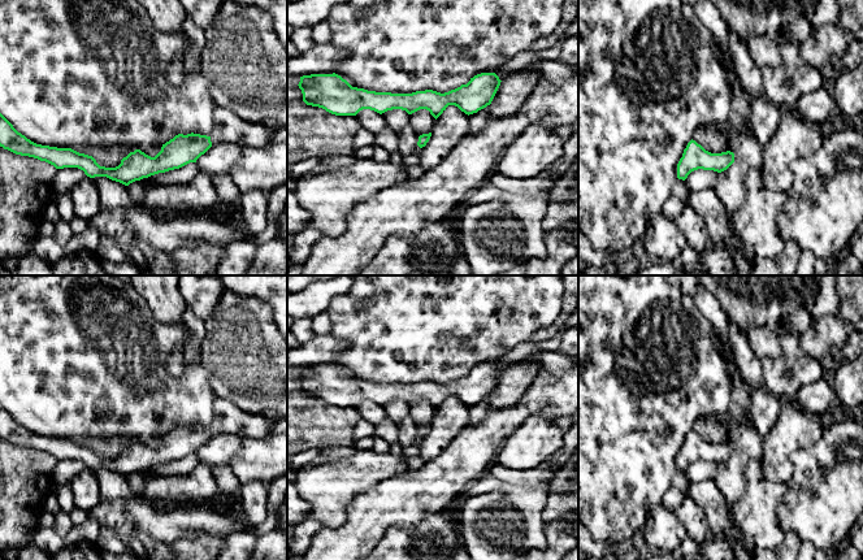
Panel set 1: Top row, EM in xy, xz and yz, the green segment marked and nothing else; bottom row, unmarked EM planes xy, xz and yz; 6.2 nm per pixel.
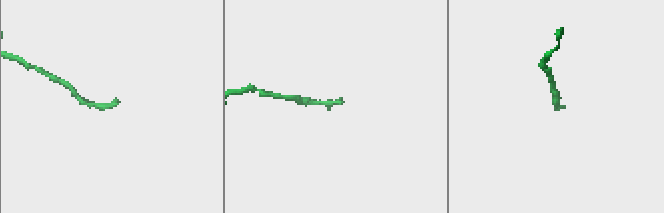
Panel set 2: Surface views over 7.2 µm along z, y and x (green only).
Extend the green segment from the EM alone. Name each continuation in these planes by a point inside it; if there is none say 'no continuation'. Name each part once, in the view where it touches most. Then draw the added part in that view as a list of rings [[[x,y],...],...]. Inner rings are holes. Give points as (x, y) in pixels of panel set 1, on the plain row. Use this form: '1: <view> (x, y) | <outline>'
1: xy (228, 417) | [[[216,398],[213,404],[212,435],[233,434],[242,439],[265,438],[274,421],[263,414],[244,412],[235,403],[224,398]]]

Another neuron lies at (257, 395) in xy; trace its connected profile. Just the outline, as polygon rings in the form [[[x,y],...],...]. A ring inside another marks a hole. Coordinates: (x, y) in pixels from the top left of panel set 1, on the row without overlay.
[[[226,292],[212,314],[204,321],[205,337],[201,344],[201,364],[209,373],[209,382],[218,398],[235,403],[244,412],[263,414],[270,421],[287,416],[287,339],[279,333],[273,309],[256,298]]]

